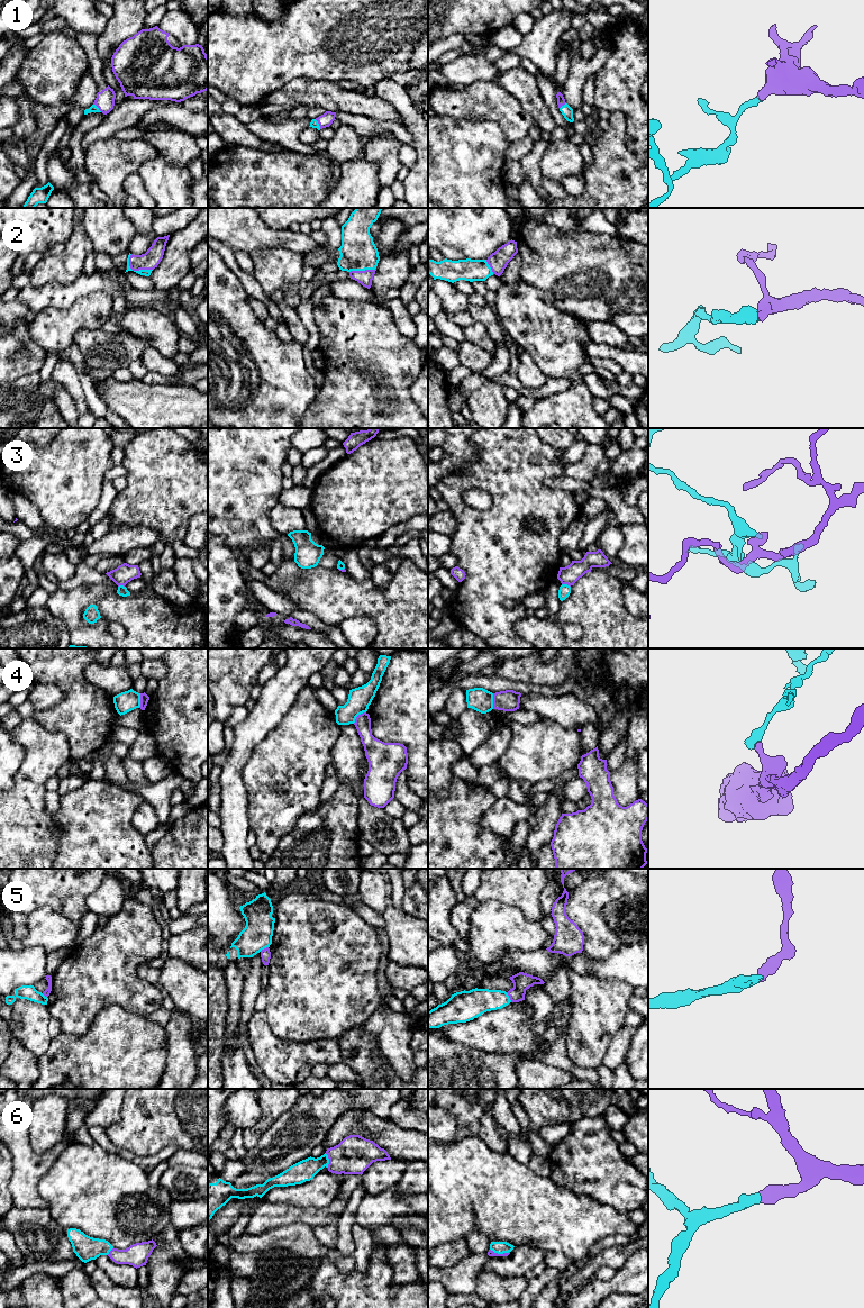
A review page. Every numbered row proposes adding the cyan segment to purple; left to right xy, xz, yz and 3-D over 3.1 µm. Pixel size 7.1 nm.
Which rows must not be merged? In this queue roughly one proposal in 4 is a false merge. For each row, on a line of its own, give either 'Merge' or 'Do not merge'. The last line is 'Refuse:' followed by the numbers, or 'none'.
1: Merge
2: Merge
3: Do not merge
4: Do not merge
5: Do not merge
6: Merge
Refuse: 3, 4, 5

